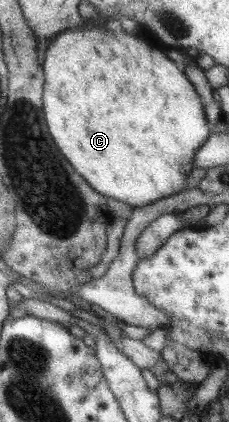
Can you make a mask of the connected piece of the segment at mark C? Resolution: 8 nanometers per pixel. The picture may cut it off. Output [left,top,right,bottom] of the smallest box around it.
[42,23,210,209]

